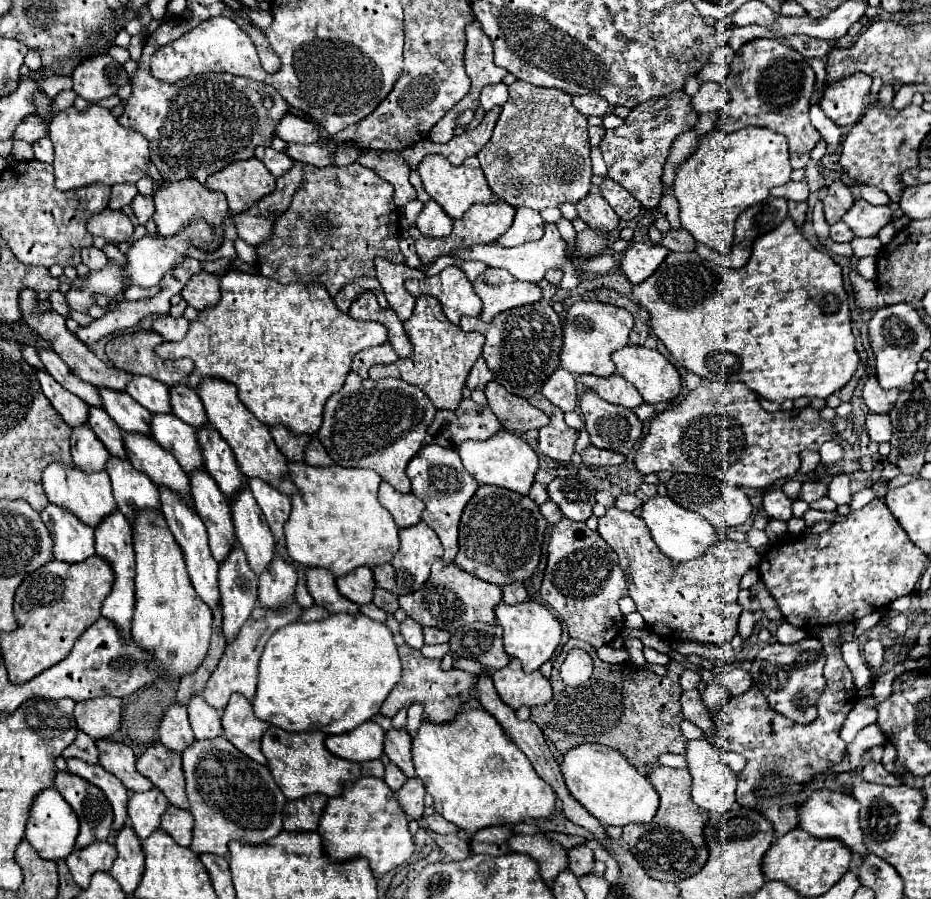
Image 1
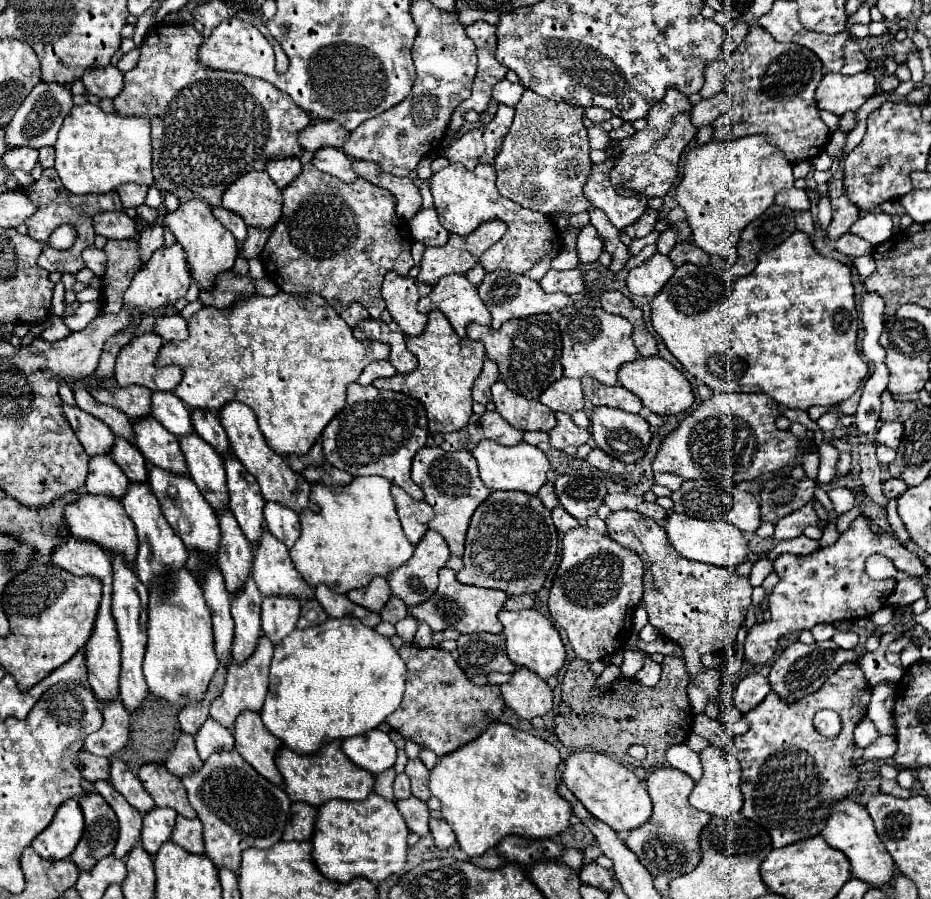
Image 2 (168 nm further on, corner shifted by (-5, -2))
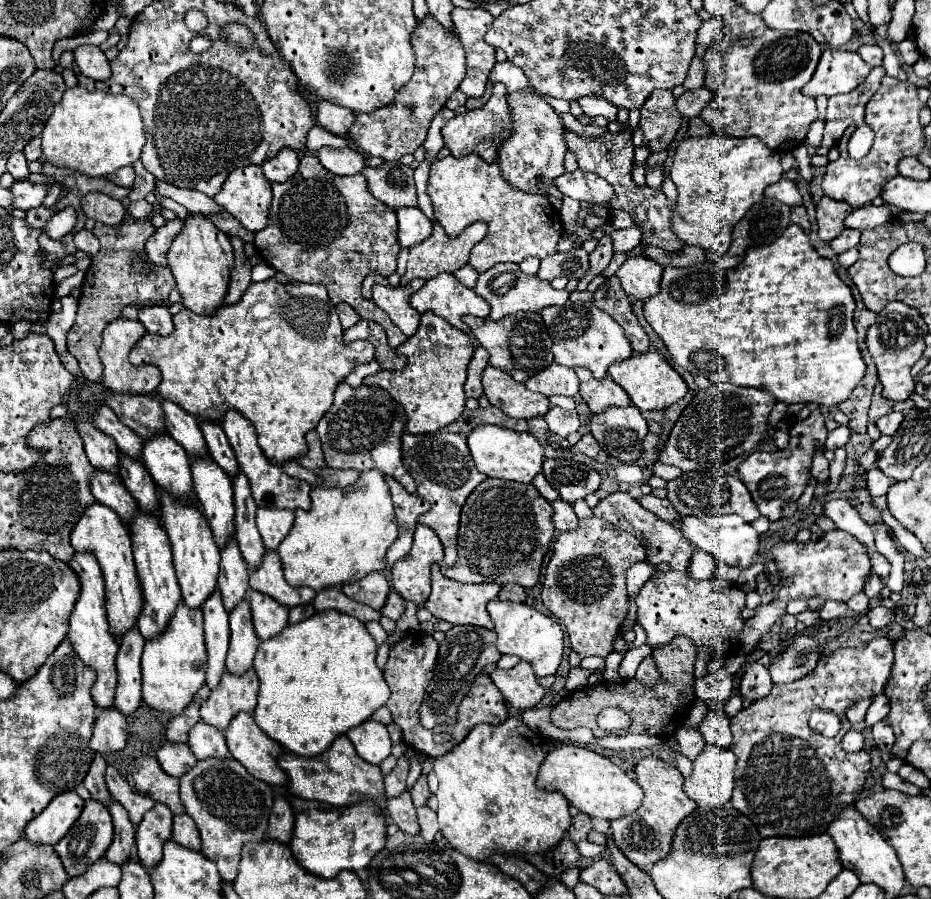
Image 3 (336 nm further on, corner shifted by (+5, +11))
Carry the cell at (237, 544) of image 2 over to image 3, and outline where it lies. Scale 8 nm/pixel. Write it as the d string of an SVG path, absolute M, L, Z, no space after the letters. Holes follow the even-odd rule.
M230 537L220 549L220 557L218 589L222 593L226 611L230 611L248 593L248 567L234 537Z

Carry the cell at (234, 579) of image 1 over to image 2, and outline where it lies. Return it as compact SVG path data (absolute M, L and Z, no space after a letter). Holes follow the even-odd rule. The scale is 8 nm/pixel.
M248 578L244 590L232 596L232 618L236 622L232 658L238 664L244 664L252 656L262 636L260 602L262 602L262 594L260 590L256 590L252 578Z

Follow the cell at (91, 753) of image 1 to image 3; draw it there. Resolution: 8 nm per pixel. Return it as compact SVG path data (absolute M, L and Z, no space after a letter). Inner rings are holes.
M94 753L90 771L84 777L84 787L90 791L90 795L98 801L102 801L104 805L110 801L110 793L106 789L106 781L104 781L104 769L106 769L106 761L100 753Z

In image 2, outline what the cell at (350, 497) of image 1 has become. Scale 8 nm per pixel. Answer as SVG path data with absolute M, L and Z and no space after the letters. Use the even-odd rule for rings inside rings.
M360 476L360 478L354 478L354 482L344 488L312 486L310 496L312 496L312 502L320 506L320 512L314 514L312 510L306 510L304 514L300 514L302 534L290 550L290 558L308 586L316 588L318 584L326 584L334 592L346 594L354 588L368 586L370 580L376 576L392 574L412 556L414 546L408 542L406 534L402 532L402 526L394 508L396 504L390 494L390 486L392 482L388 482L382 476Z

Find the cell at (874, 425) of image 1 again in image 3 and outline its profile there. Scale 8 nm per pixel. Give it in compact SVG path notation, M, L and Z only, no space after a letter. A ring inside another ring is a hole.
M894 411L894 413L888 413L886 417L880 417L880 419L876 421L876 427L880 429L882 435L894 435L896 429L900 427L902 419L904 419L904 413L896 413L896 411Z

